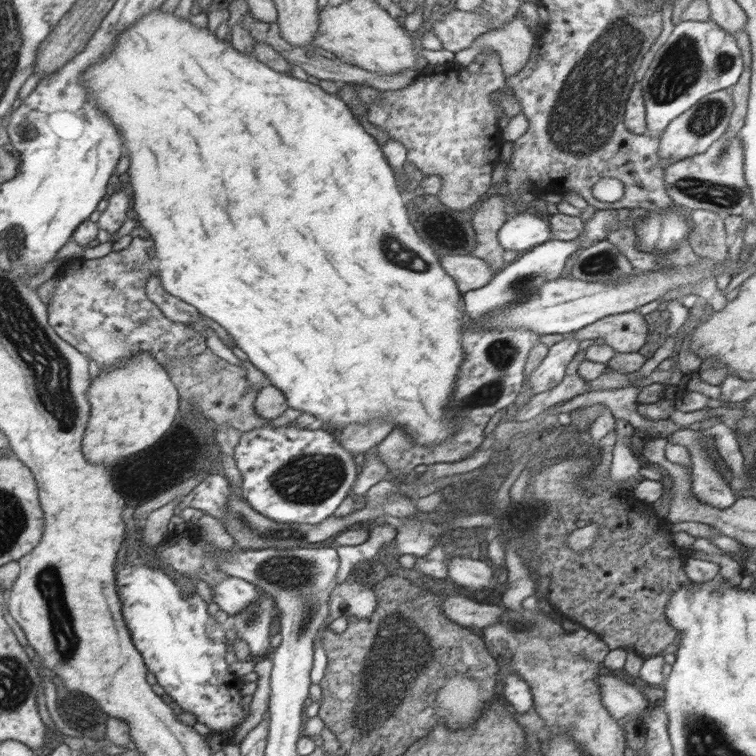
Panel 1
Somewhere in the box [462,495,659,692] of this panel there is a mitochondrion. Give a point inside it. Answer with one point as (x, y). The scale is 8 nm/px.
(535, 628)

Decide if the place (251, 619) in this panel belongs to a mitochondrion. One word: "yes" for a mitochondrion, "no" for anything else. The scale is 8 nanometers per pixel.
yes

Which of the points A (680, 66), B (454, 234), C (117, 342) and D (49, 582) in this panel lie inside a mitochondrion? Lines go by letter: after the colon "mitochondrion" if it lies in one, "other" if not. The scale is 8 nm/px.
A: mitochondrion
B: other
C: mitochondrion
D: mitochondrion

